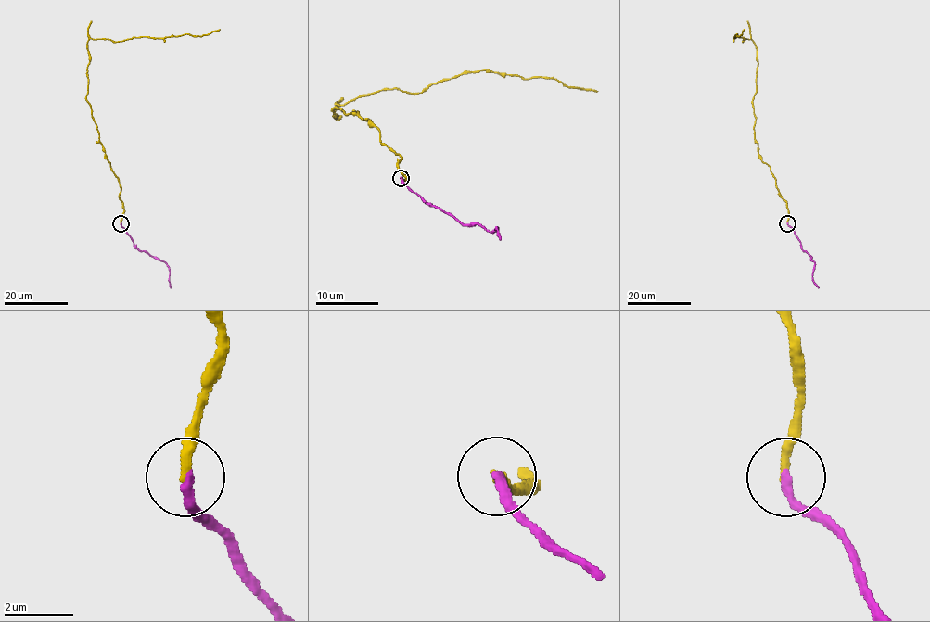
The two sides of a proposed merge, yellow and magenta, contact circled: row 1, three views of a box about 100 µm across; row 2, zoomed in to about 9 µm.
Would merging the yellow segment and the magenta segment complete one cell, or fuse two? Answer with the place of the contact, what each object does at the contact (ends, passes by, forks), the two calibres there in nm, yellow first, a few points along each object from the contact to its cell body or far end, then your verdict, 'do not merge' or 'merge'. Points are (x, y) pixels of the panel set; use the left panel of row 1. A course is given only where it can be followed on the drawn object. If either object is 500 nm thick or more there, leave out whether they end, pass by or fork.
place (121, 223); yellow ends; magenta ends; calibres 260 and 280 nm; course yellow (121, 223), (124, 208), (119, 180), (98, 138), (85, 98), (87, 41), (198, 35), (220, 29); course magenta (121, 223), (140, 250), (166, 264), (171, 287); merge

